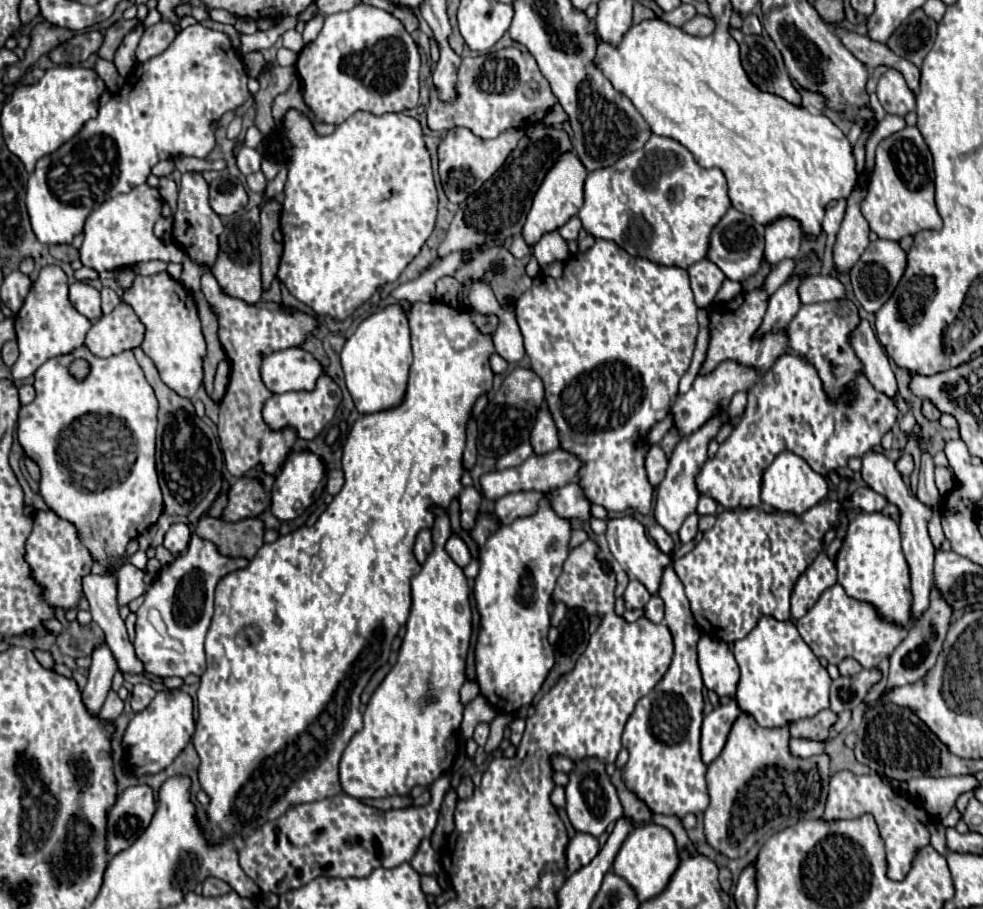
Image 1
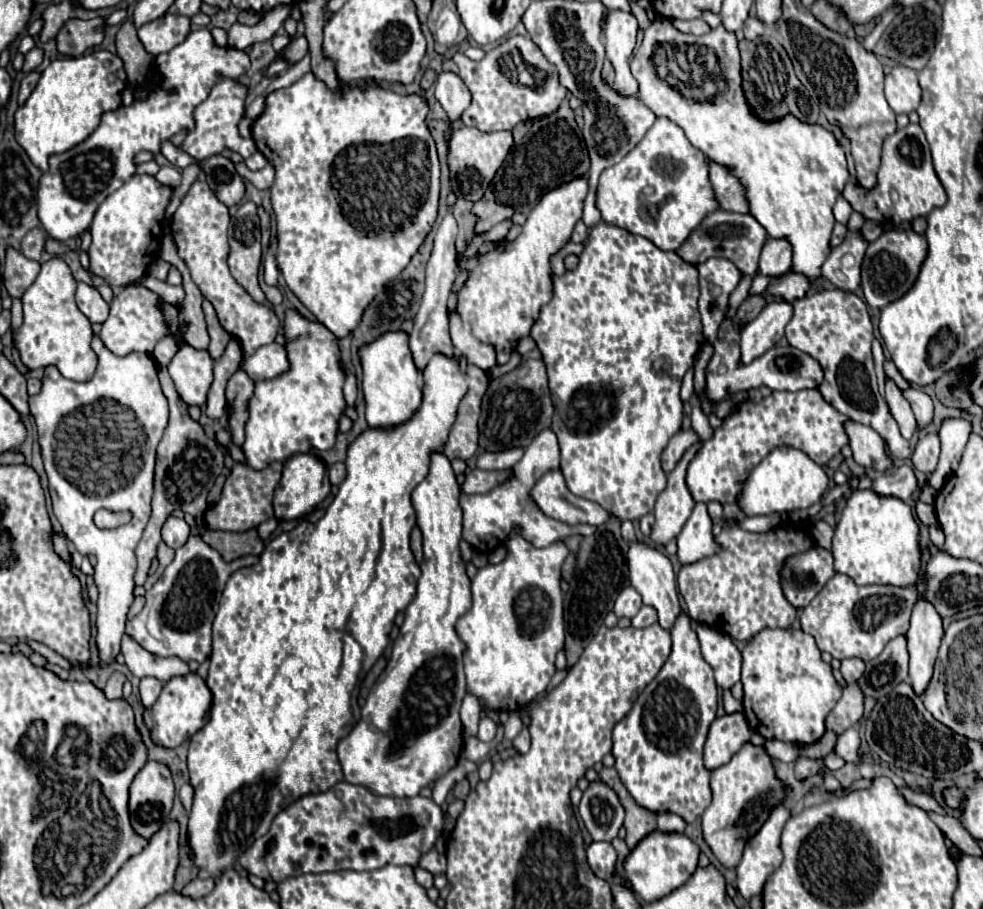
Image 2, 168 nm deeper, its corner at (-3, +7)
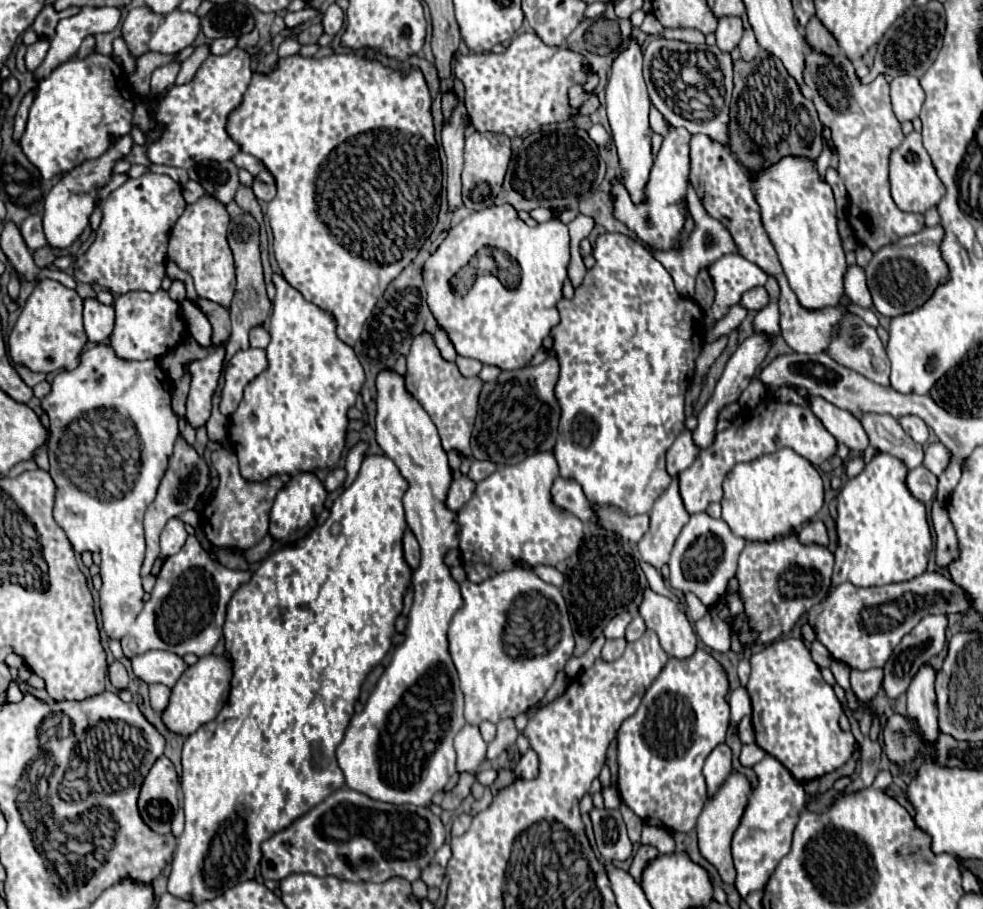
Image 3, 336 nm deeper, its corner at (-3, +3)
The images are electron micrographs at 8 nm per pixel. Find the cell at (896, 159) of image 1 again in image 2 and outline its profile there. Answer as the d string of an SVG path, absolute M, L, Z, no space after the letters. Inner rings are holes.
M909 123L907 127L897 129L893 135L885 137L877 185L865 189L857 183L847 183L843 189L843 197L865 219L873 219L885 225L901 225L905 221L913 221L915 217L927 217L933 209L943 207L947 195L933 169L929 143L923 135L923 129L915 123ZM891 191L895 191L897 197L893 197Z

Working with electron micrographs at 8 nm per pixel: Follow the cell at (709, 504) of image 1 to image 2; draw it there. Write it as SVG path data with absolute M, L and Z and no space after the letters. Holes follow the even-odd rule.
M697 503L691 517L683 525L681 533L677 535L677 555L681 565L699 561L703 557L709 557L717 553L719 545L713 539L711 533L711 517L707 513L705 503Z

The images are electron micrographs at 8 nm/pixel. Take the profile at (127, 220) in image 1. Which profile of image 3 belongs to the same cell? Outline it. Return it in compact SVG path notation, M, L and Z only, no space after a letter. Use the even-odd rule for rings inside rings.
M143 173L137 179L127 179L105 199L97 239L75 259L73 277L83 283L97 283L115 295L129 291L159 291L165 277L169 231L185 207L181 185L169 175Z

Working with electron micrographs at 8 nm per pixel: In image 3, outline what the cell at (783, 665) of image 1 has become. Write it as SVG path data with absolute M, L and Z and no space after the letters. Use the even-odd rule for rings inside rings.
M779 639L751 655L751 677L747 691L753 703L753 729L757 745L781 761L795 781L815 781L841 765L853 753L855 737L839 727L841 703L819 673L807 645L801 639Z

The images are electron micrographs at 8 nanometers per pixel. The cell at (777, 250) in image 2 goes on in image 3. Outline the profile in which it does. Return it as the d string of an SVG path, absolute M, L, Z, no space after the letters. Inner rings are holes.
M769 277L765 289L769 293L769 303L757 311L757 315L753 319L753 331L775 339L781 335L781 327L779 327L779 317L781 317L779 315L779 285L777 285L777 281L773 281L773 277Z

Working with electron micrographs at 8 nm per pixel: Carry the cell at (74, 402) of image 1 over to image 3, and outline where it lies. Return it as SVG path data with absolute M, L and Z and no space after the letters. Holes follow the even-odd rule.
M99 343L93 345L91 349L81 353L81 361L75 369L71 371L61 371L51 385L51 393L41 399L41 407L47 411L51 425L51 437L47 443L49 449L49 463L51 463L51 477L57 485L57 495L55 495L55 521L57 525L67 533L69 541L73 545L76 553L81 554L85 551L99 553L101 555L101 577L103 577L103 587L99 591L99 601L101 601L101 617L103 617L103 629L107 631L109 639L121 639L125 633L129 633L129 627L133 625L133 621L137 619L137 615L143 609L143 587L141 587L141 563L143 563L143 555L145 555L145 539L143 539L143 515L147 511L147 507L153 503L155 495L157 495L157 487L159 481L163 477L163 473L167 471L169 465L169 457L173 455L173 445L175 439L179 437L179 429L177 429L177 415L171 409L171 389L173 389L173 381L169 379L169 375L159 367L157 361L125 361L121 357L115 355L113 347L107 343Z

